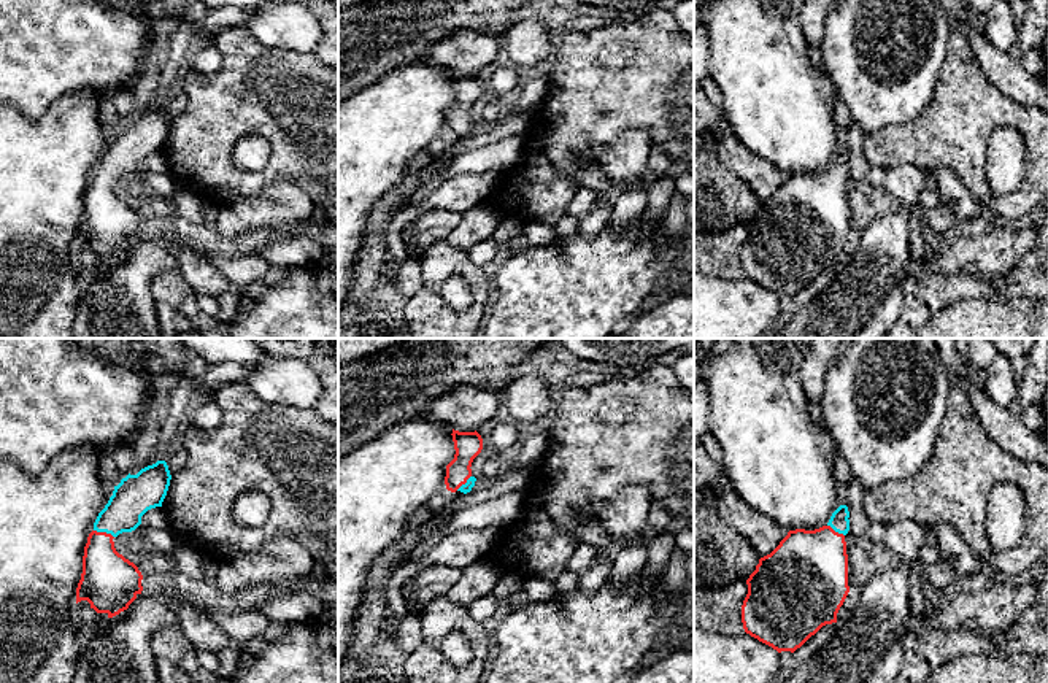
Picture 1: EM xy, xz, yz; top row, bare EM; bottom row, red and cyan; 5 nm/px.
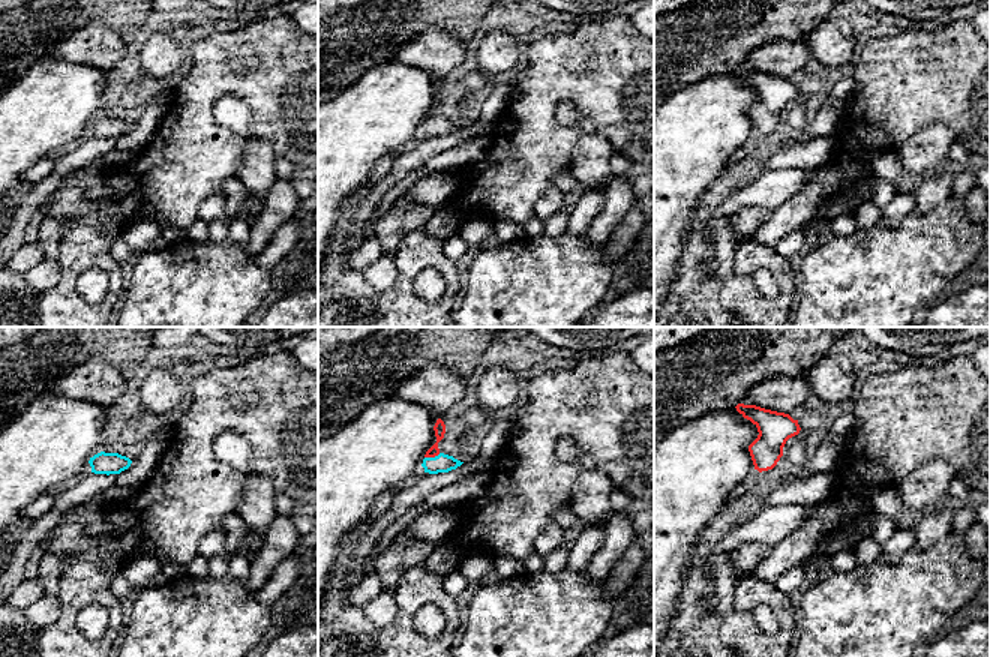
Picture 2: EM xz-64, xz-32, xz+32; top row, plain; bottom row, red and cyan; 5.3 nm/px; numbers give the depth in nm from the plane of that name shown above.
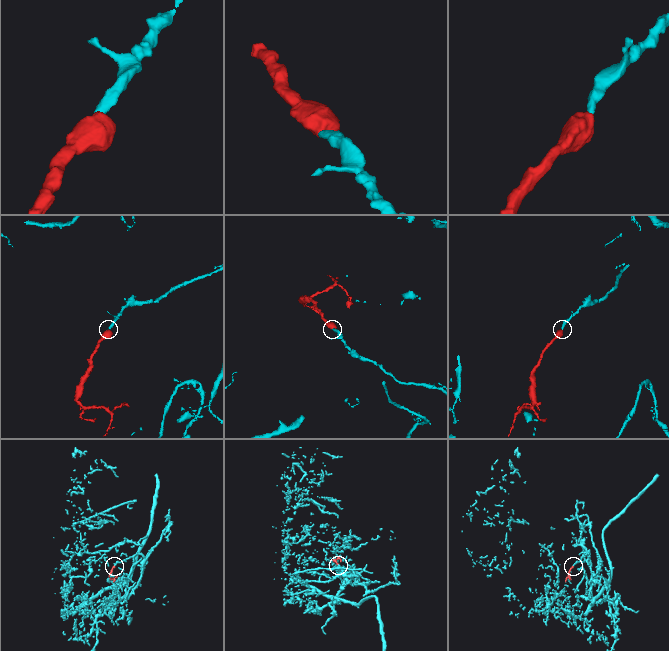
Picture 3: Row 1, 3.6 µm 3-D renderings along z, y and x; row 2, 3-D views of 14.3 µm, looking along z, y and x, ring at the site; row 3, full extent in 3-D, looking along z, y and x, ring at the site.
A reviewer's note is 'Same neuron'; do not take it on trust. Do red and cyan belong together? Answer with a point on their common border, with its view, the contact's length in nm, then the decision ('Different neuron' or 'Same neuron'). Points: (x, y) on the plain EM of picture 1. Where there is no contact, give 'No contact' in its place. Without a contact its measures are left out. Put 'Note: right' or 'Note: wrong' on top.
Note: right
Touches red at xy (104, 177). Shared border 110 nm. Same neuron

